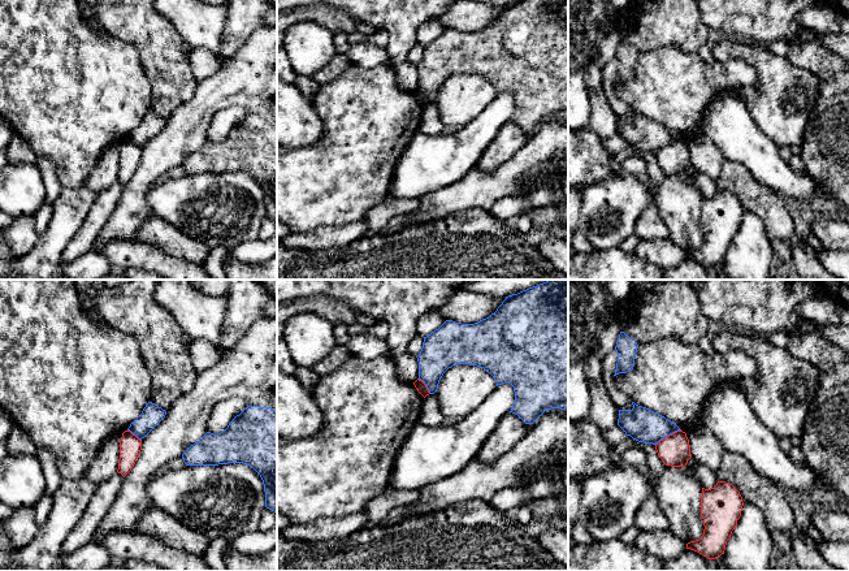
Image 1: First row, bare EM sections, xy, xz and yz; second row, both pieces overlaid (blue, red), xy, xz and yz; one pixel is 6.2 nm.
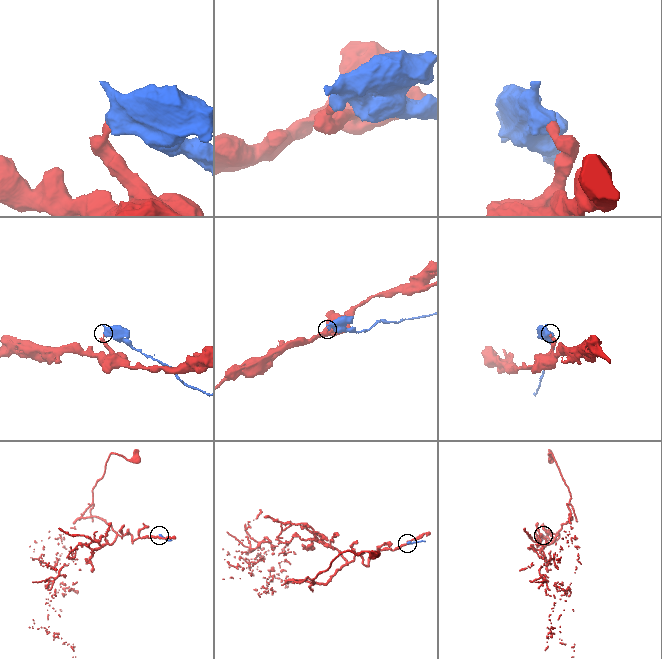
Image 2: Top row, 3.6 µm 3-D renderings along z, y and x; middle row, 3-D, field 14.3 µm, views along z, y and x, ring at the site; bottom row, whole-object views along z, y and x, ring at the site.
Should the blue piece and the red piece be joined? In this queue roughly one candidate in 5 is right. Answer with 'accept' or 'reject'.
reject

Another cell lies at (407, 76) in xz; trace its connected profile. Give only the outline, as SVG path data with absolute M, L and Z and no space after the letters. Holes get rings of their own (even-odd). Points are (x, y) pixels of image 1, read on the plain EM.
M408 60L394 65L394 73L398 86L403 91L415 91L419 87L419 70L417 66Z

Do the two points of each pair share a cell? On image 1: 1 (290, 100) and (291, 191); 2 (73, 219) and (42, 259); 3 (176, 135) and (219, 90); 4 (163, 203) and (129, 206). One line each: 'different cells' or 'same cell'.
1: different cells
2: same cell
3: same cell
4: different cells

